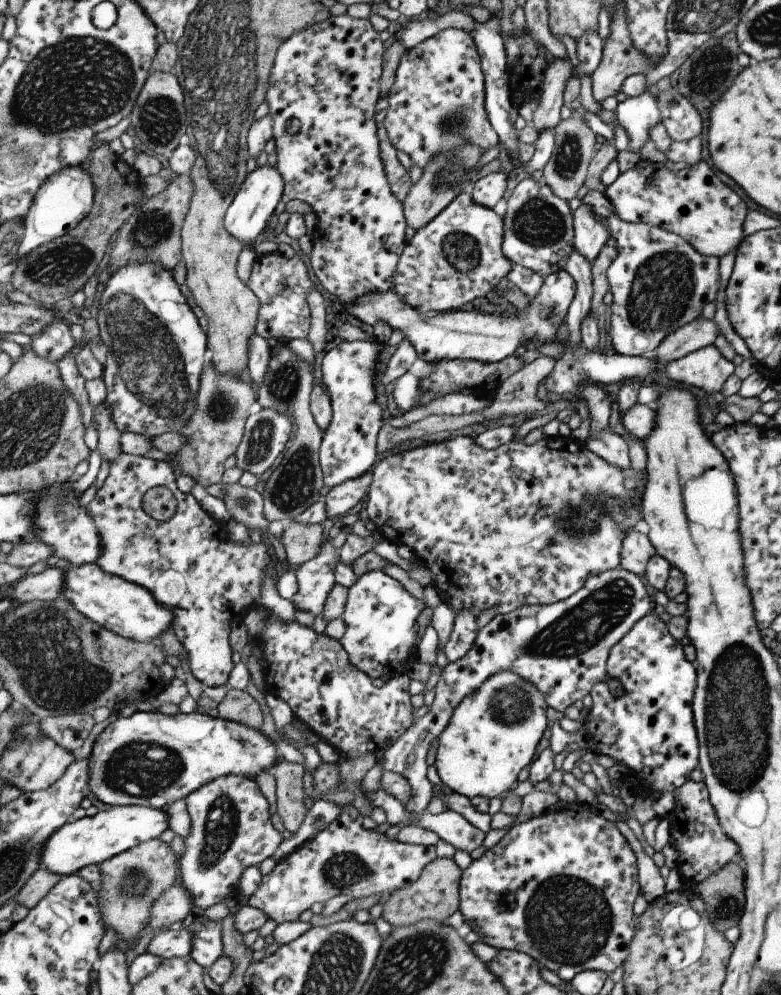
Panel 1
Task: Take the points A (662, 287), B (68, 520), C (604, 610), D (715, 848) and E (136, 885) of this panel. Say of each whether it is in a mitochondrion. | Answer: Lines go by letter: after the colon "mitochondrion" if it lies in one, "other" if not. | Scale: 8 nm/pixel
A: mitochondrion
B: mitochondrion
C: mitochondrion
D: other
E: mitochondrion

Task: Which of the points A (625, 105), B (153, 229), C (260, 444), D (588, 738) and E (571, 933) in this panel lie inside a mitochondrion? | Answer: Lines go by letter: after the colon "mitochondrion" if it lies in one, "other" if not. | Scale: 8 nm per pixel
A: other
B: mitochondrion
C: mitochondrion
D: other
E: mitochondrion

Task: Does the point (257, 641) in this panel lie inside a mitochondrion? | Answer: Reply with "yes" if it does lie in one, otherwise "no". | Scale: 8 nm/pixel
no

